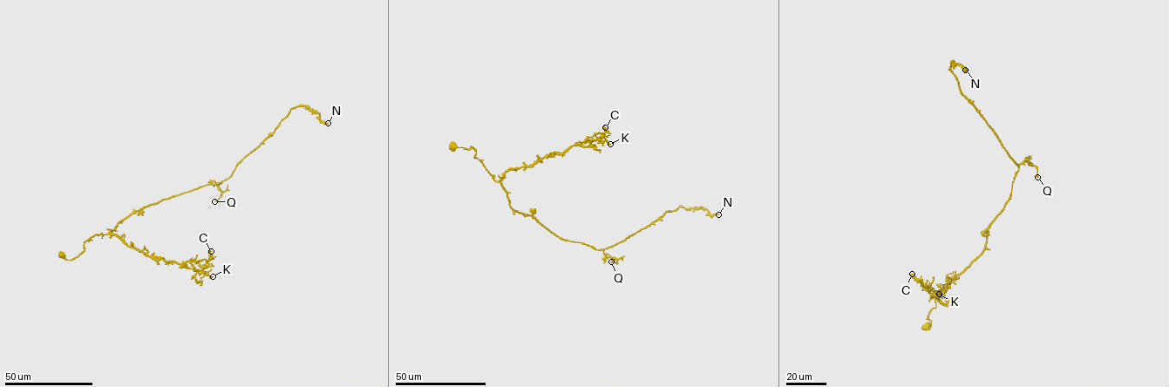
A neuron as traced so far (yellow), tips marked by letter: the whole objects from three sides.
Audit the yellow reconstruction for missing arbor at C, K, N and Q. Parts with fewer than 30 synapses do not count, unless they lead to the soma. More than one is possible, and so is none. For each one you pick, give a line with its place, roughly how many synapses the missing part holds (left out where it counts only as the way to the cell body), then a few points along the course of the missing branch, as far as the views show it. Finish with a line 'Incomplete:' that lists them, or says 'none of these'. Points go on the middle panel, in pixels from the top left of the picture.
N: Place: (718, 214). Roughly 100 synapses. Course of what is missing: (718, 214), (739, 223), (737, 212)
Incomplete: N

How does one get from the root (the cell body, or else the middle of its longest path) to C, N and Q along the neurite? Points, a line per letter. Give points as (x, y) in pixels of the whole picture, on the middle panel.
C: (452, 146), (473, 147), (474, 157), (498, 181), (509, 170), (563, 152), (603, 132), (605, 127)
N: (452, 146), (474, 149), (501, 179), (513, 209), (595, 249), (680, 207), (718, 214)
Q: (452, 146), (474, 149), (501, 179), (513, 209), (560, 238), (602, 249), (617, 260), (611, 261)

